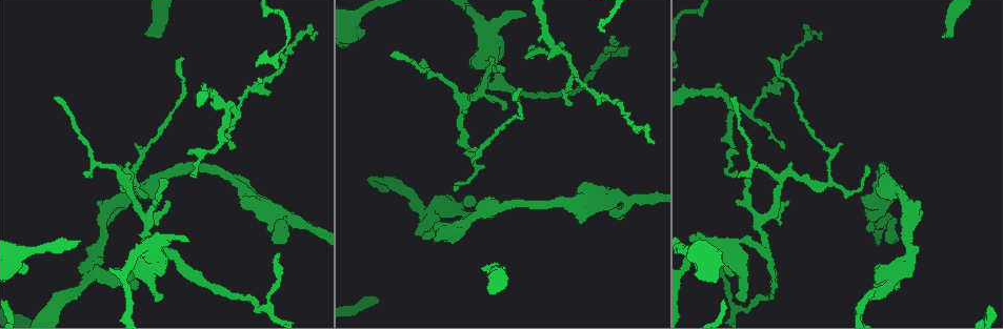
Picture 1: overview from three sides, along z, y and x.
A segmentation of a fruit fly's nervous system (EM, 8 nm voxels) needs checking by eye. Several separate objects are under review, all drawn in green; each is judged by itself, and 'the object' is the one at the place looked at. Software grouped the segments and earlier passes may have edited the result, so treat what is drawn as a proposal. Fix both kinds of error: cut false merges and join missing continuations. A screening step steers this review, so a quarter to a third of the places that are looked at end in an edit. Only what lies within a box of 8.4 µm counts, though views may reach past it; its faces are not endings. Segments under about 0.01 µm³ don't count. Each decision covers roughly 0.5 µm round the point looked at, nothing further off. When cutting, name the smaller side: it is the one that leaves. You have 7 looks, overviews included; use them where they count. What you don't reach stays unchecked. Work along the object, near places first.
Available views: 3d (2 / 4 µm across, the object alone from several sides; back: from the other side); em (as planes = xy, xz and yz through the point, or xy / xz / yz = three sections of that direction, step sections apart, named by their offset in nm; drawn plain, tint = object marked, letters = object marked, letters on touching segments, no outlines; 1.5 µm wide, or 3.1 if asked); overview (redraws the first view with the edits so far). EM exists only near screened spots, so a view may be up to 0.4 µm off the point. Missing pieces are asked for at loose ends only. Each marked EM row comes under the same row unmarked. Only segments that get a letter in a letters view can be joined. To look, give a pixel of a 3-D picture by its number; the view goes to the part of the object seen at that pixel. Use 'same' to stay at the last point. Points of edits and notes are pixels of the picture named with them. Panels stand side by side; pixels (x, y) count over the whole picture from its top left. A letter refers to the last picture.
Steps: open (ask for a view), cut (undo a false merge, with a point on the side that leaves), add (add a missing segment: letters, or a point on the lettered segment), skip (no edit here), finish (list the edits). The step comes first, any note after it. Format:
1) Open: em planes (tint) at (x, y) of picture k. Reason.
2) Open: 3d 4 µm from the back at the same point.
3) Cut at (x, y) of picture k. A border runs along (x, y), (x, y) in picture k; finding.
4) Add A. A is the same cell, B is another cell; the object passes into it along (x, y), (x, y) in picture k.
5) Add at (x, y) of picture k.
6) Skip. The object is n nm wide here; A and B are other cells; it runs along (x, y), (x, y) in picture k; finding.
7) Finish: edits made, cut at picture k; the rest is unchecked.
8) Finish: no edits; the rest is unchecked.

Open: em planes (letters) at (495, 79) of picture 1. A fork.

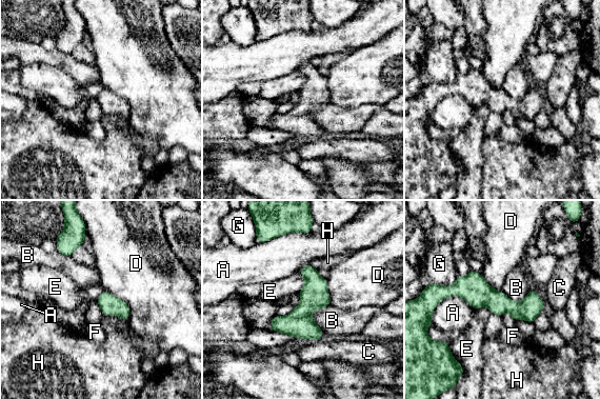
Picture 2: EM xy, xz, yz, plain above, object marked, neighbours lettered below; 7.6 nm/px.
Skip. The object is 160 nm wide here; A, B, C, D, E, F, G and H are other cells; a border runs along (331, 304), (311, 312), (325, 334) in picture 2; one cell here.

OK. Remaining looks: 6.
Open: 3d 2 µm at (454, 187) of picture 1.

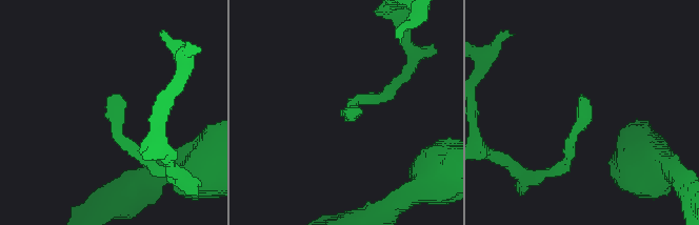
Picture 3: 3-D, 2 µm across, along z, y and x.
Open: em xy step 4 (tint) at (349, 111) of picture 3.

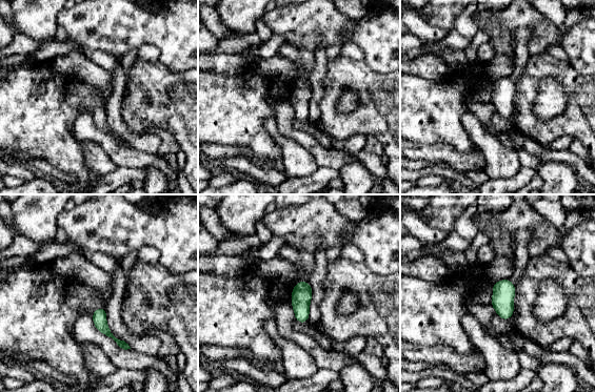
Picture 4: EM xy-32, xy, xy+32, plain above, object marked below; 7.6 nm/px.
Open: em planes (letters) at the same point. Cut it another way.

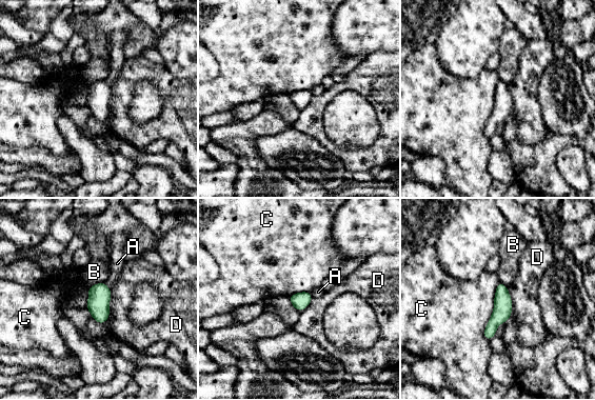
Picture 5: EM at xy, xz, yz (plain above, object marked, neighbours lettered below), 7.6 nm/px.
Skip. A, B, C and D are other cells; no lettered segment goes on from it.

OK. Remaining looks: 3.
Open: 3d 4 µm at (625, 199) of picture 1. Side arm on a straight run.

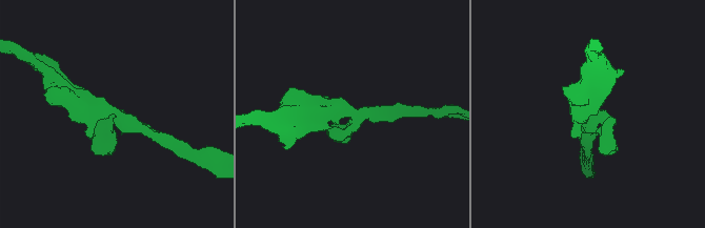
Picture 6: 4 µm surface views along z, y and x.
Open: em xz step 8 (tint) at (118, 114) of picture 6. 3 arms meet here; the arms are 200, 220, 340 nm wide.

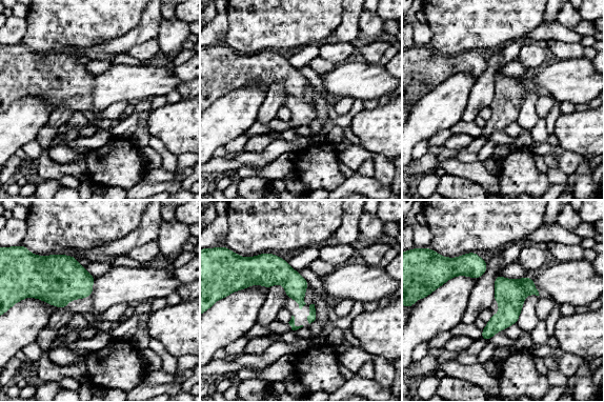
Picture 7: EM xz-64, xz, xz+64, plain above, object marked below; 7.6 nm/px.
Open: em planes (letters) at the same point. Cut it another way.

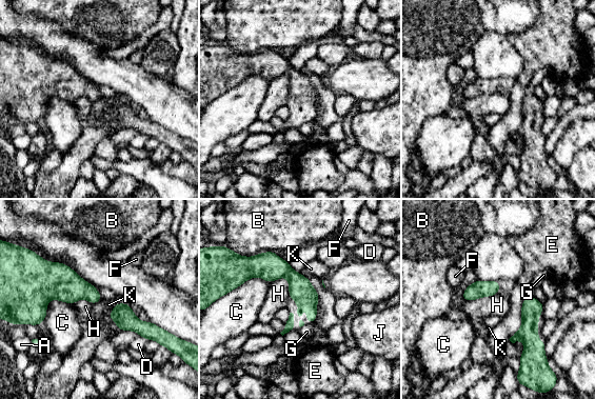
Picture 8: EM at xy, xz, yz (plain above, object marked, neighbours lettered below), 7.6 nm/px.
Skip. A, B, C, D, E, F, G, H, J and K are other cells; it runs along (241, 278), (284, 270), (312, 319) in picture 8; one cell here.

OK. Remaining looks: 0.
Finish: no edits; the rest is unchecked.

